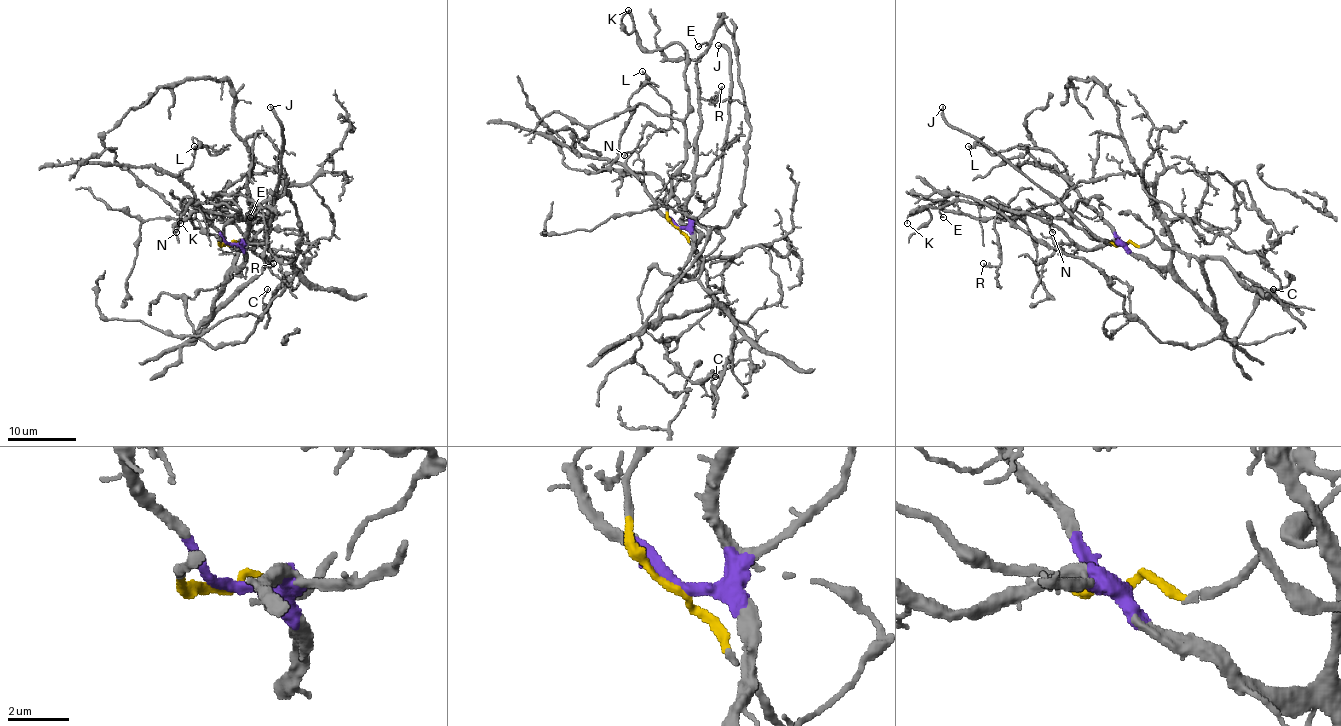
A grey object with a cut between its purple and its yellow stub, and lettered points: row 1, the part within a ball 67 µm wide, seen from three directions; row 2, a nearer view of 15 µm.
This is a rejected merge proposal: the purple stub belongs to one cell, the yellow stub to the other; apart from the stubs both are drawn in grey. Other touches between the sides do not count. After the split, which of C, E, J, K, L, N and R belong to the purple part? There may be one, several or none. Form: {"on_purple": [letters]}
{"on_purple": ["E", "J", "L", "N", "R"]}

